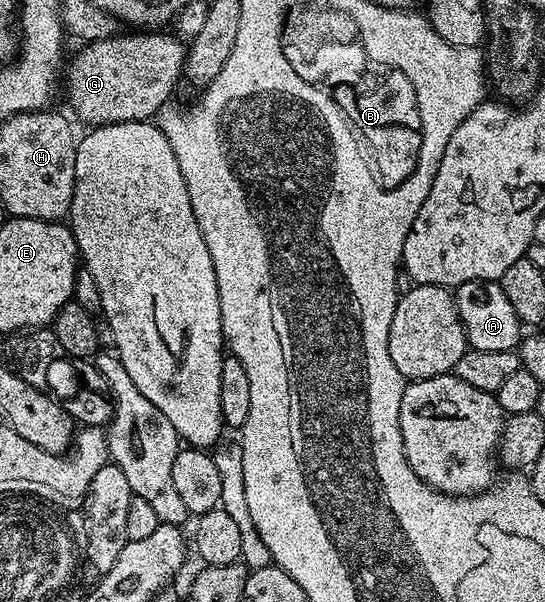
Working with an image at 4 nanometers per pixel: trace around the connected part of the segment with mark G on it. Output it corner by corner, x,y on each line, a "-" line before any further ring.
115,33
110,39
98,39
94,43
79,46
74,56
69,56
64,67
64,91
70,107
94,127
103,127
109,123
127,123
128,121
150,121
171,102
170,94
174,91
178,79
183,78
186,65
187,44
177,34
162,33

